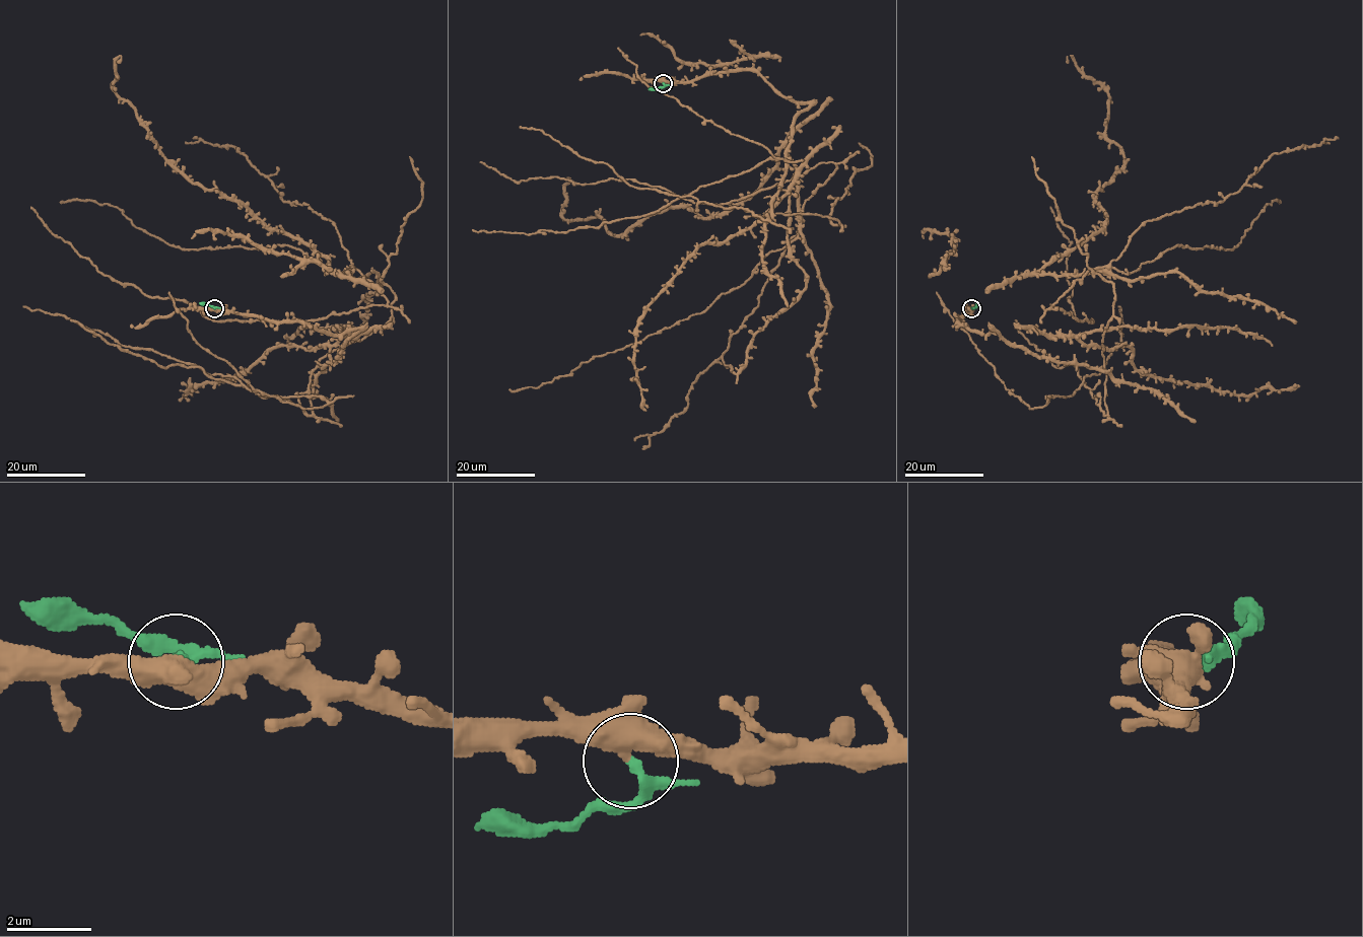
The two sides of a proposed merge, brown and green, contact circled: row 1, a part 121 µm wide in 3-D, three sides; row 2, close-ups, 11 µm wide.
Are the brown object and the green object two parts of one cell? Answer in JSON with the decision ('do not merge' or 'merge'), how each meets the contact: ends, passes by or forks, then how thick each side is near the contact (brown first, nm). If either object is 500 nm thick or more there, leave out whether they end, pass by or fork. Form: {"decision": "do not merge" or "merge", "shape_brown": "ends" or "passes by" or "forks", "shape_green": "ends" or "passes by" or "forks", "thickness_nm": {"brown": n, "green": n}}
{"decision": "do not merge", "shape_brown": "passes by", "shape_green": "passes by", "thickness_nm": {"brown": 380, "green": 200}}

